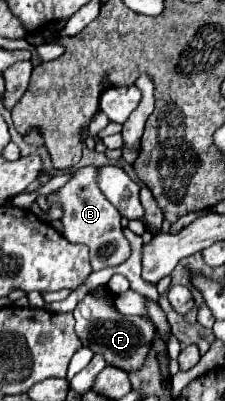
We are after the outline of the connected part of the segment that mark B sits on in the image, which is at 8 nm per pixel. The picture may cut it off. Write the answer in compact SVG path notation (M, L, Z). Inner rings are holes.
M81 167L71 171L71 179L63 187L51 191L45 197L49 205L59 203L63 209L61 217L63 235L73 243L83 243L89 247L93 271L105 267L117 267L129 259L131 247L125 235L121 233L121 215L115 209L115 205L111 205L107 197L101 193L101 189L95 185L95 167Z

